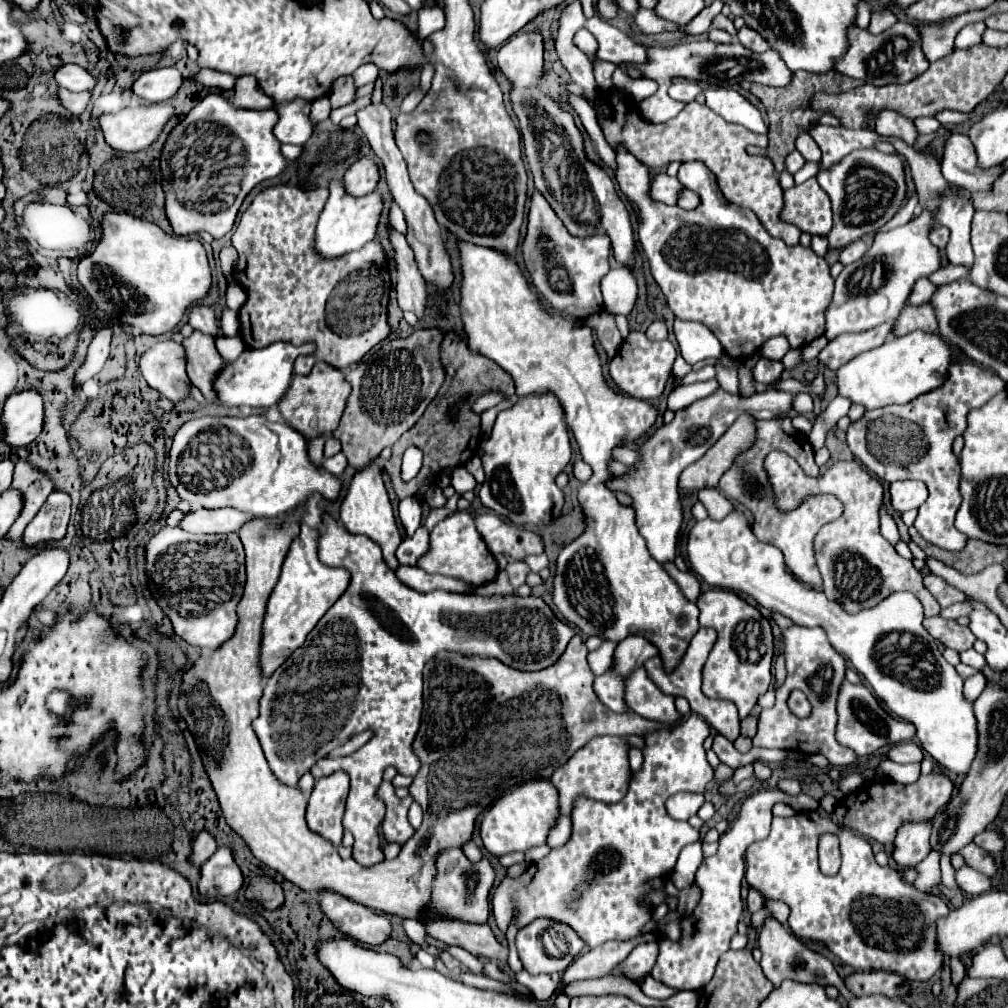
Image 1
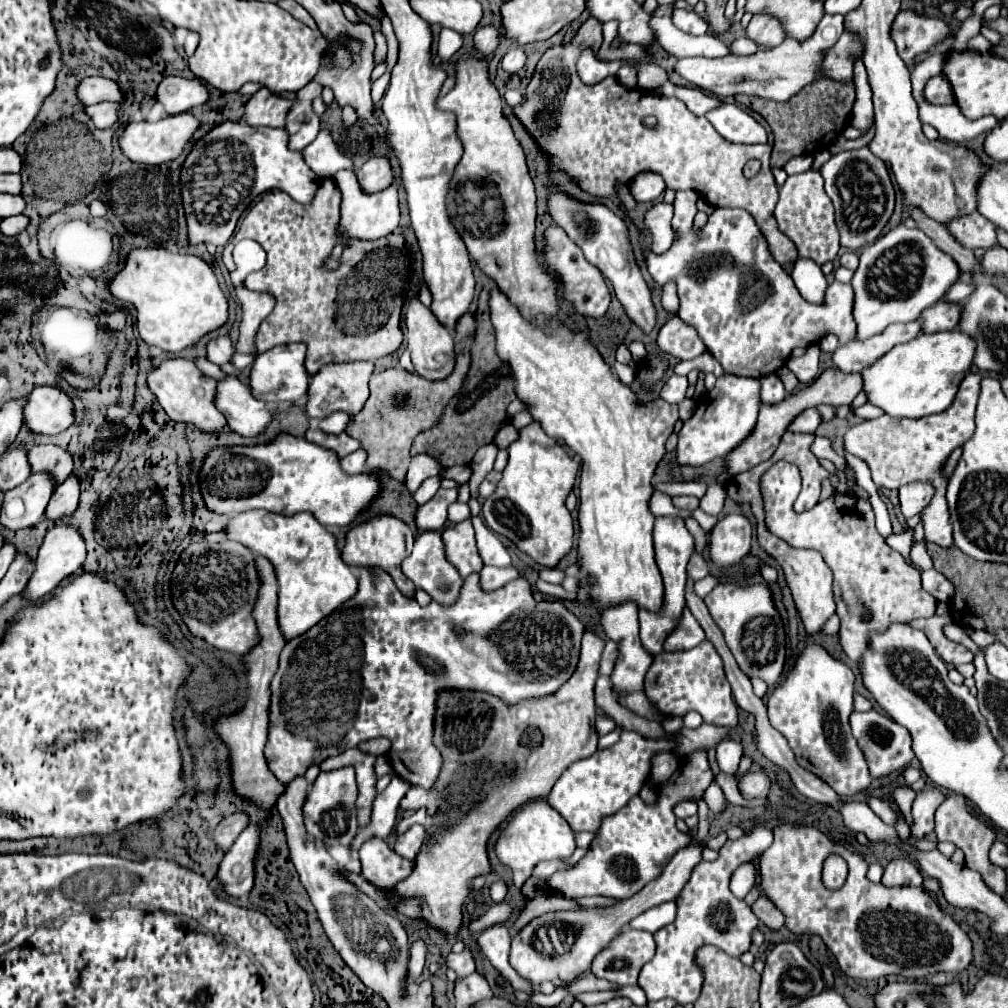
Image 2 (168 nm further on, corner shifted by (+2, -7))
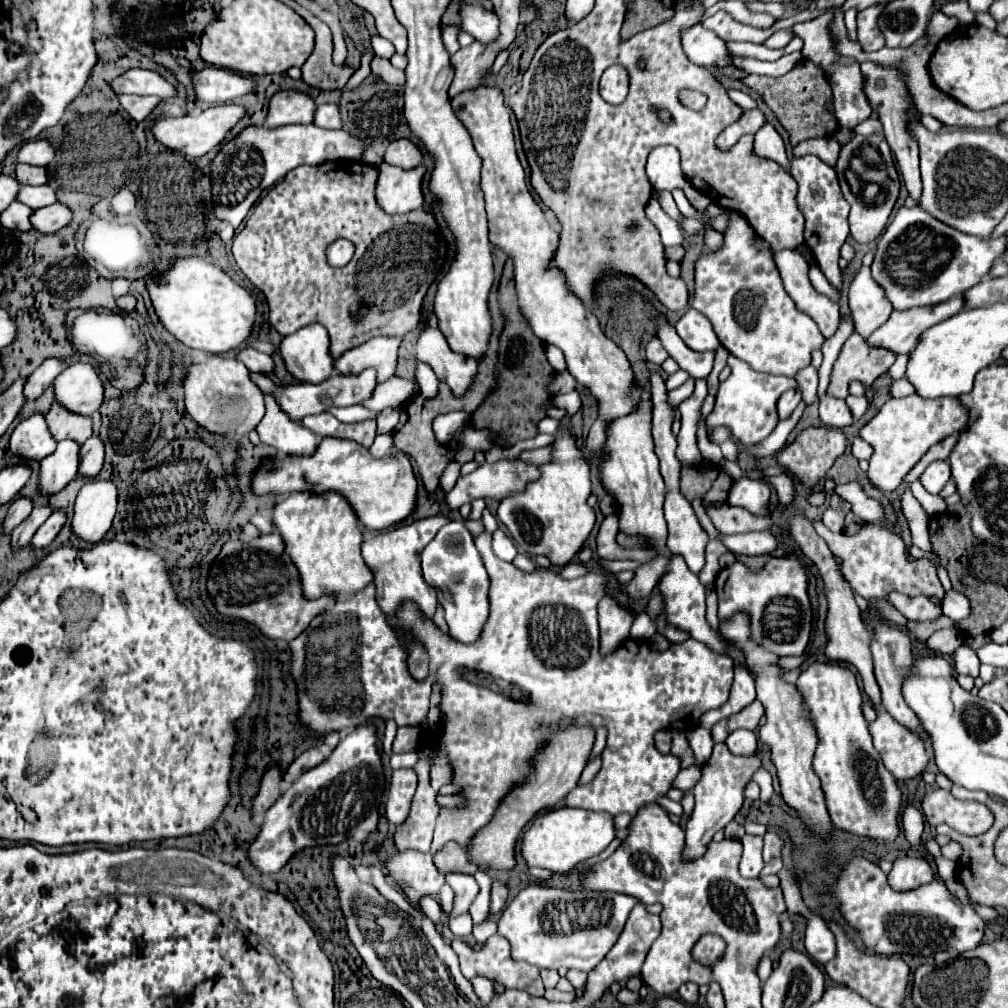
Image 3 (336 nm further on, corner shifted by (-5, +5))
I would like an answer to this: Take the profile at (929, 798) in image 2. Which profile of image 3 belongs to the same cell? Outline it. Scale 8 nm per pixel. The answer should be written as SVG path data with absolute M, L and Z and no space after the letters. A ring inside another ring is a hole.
M944 789L928 793L922 801L922 809L926 821L932 827L948 823L948 827L968 837L986 833L994 823L994 817L986 805L974 801L958 801L956 797L952 797L952 793Z

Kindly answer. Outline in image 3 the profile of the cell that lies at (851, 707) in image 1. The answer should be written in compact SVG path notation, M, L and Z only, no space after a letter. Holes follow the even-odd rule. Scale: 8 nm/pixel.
M888 711L878 713L878 719L870 723L870 735L874 737L874 747L880 753L884 767L898 781L920 777L926 771L930 763L926 745L922 745L914 733L902 729Z

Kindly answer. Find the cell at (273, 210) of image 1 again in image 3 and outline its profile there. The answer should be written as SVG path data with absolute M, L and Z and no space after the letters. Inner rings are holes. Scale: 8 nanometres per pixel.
M328 161L316 167L296 167L254 207L232 245L232 255L240 271L266 295L270 323L276 331L280 335L292 335L304 325L322 323L330 333L330 351L334 359L372 337L404 337L414 331L422 319L422 301L448 259L448 245L434 213L426 209L410 211L402 217L384 213L376 203L376 181L378 167L360 161ZM336 239L354 243L354 257L344 267L332 267L326 259L326 249Z

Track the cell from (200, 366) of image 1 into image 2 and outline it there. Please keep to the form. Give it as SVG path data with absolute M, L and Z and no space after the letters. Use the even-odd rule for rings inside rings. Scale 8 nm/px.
M227 375L217 383L215 407L225 415L229 429L243 437L255 437L271 419L265 403L255 401L249 387L243 385L235 375Z

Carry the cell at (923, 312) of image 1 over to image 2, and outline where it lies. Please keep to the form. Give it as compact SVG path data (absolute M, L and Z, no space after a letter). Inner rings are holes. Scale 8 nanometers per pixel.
M937 301L935 305L927 307L921 313L921 331L923 333L935 333L935 331L953 331L959 321L961 307L957 303L945 303Z

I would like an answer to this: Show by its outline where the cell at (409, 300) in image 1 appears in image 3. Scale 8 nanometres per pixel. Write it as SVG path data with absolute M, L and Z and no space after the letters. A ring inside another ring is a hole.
M426 327L416 343L418 359L432 367L438 381L446 383L456 397L464 397L478 373L478 363L470 357L450 353L440 329Z

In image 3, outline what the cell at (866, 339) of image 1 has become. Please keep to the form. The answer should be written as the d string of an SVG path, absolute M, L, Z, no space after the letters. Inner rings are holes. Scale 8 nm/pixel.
M958 295L958 297L952 297L950 301L944 301L944 303L938 303L938 305L894 311L890 315L890 319L868 337L868 343L874 343L876 347L890 349L898 355L910 353L918 345L920 335L926 329L930 329L932 325L936 325L940 321L950 319L964 305L966 305L964 297Z

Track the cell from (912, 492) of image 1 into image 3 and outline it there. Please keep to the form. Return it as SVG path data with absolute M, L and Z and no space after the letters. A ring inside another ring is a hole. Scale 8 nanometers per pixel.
M934 461L934 463L930 463L928 469L920 477L922 485L932 495L938 495L948 479L950 479L950 463L948 461Z

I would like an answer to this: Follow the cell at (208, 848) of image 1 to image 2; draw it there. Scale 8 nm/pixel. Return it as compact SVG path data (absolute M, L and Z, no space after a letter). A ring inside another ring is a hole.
M235 813L235 815L229 815L225 817L213 831L213 841L217 843L217 847L221 847L223 851L227 851L235 837L247 827L247 815L243 813Z

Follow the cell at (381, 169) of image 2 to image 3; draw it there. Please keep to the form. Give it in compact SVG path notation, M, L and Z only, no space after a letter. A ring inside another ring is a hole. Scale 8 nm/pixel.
M396 139L390 143L390 147L386 149L384 161L402 169L414 169L422 163L424 153L420 151L418 145L414 145L408 139Z

